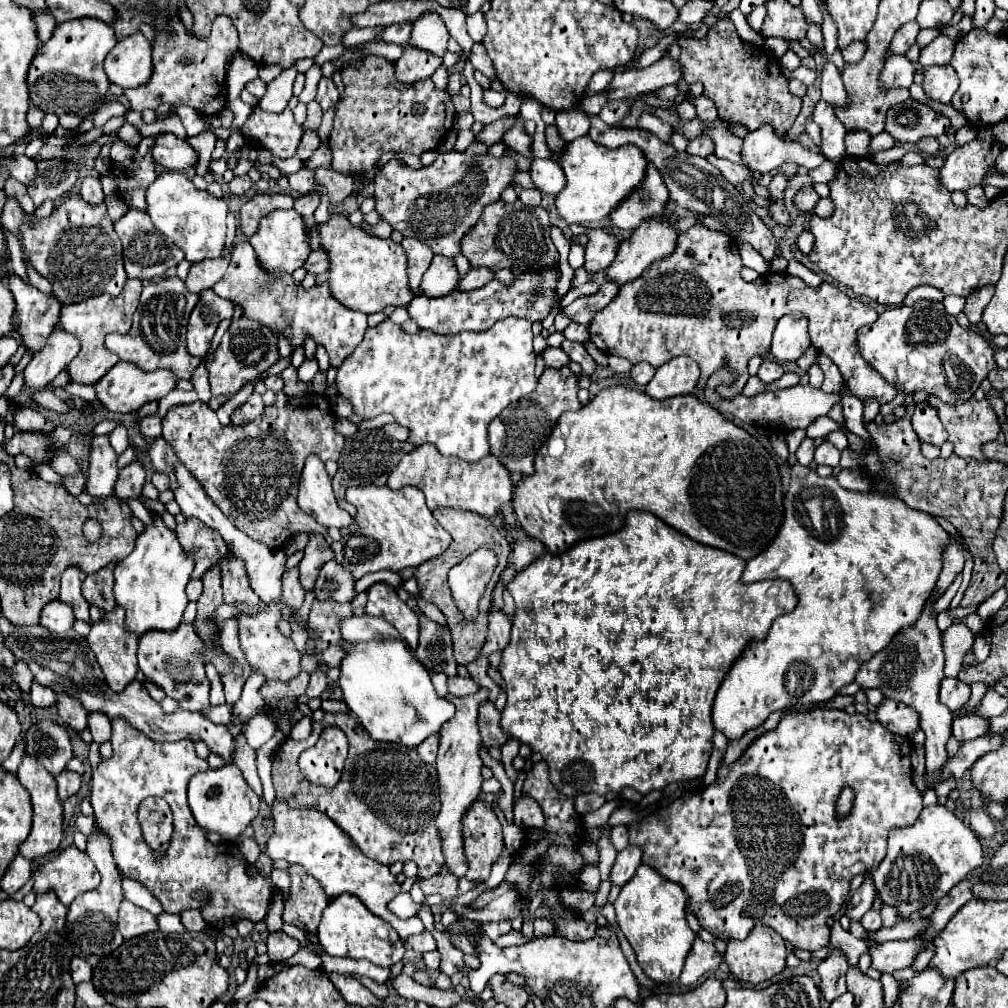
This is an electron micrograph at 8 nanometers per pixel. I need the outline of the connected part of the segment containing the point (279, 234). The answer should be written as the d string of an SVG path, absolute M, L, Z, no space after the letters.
M273 210L261 220L259 232L249 238L251 246L255 248L261 266L271 272L271 274L291 274L297 268L301 268L311 254L309 246L309 236L307 236L307 226L303 222L303 216L297 214L295 210Z

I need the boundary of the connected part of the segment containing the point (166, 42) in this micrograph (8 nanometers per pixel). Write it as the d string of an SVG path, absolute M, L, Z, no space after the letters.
M219 16L213 22L211 36L207 40L199 40L189 34L183 22L175 22L171 26L171 34L159 34L155 30L153 44L153 76L151 82L139 88L125 90L125 96L131 102L133 110L157 108L159 104L185 104L195 108L203 116L215 116L227 102L227 84L225 84L225 64L233 52L237 52L239 38L233 22L227 16Z

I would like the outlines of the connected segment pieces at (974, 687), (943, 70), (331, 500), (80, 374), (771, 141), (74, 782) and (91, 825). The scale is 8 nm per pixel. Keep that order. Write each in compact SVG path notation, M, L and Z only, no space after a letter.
M975 682L971 686L971 696L969 702L959 710L960 714L966 714L971 712L972 709L975 709L979 706L981 699L983 698L983 694L987 692L987 688L989 686L983 686L983 682Z
M929 66L929 68L925 68L923 90L929 98L949 104L953 94L957 92L957 86L959 86L959 78L957 78L953 66Z
M317 456L305 460L305 468L299 480L299 508L327 528L343 528L353 522L349 512L339 508L339 502L331 488L331 478L325 472L325 464Z
M127 280L121 294L115 298L111 298L109 294L99 294L79 304L69 304L61 308L61 316L59 316L61 328L71 334L79 334L79 340L81 340L79 356L67 366L73 382L81 385L95 384L101 376L107 374L109 368L113 368L120 361L117 354L105 348L105 336L111 332L119 332L119 334L129 332L133 312L139 306L139 296L141 296L141 280Z
M771 124L759 126L755 132L749 132L743 140L743 160L755 172L771 172L785 162L805 166L807 170L817 168L825 162L821 154L815 154L801 146L801 142L787 136L779 136Z
M63 770L63 774L57 776L57 786L59 786L59 798L67 800L69 796L77 794L81 788L81 776L71 772L71 770Z
M79 814L77 820L75 820L75 824L77 824L77 830L83 832L85 836L89 836L89 834L95 830L95 820L93 820L91 816L83 816L83 814Z

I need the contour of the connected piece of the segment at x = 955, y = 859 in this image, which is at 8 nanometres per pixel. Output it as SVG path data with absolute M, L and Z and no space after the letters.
M945 806L923 808L915 826L897 828L889 834L889 848L883 862L873 870L873 884L883 904L893 906L909 918L923 906L939 902L969 872L983 864L983 848L977 834Z

